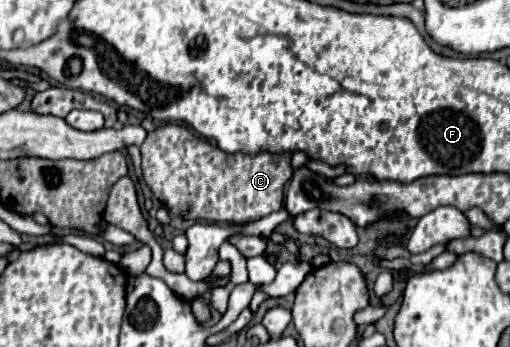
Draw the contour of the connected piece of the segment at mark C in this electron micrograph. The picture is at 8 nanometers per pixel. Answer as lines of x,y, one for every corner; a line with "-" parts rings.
164,124
156,130
148,132
146,142
140,146
142,150
142,172
144,182
152,190
152,196
166,204
174,216
184,220
212,220
212,222
228,222
228,224
248,224
276,212
284,204
284,184
292,178
290,152
270,154
260,152
258,156
248,154
228,154
218,146
208,144
206,140
194,136
188,128
178,124

